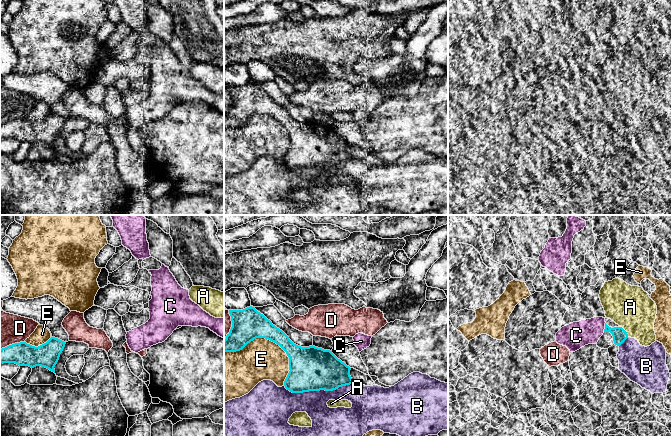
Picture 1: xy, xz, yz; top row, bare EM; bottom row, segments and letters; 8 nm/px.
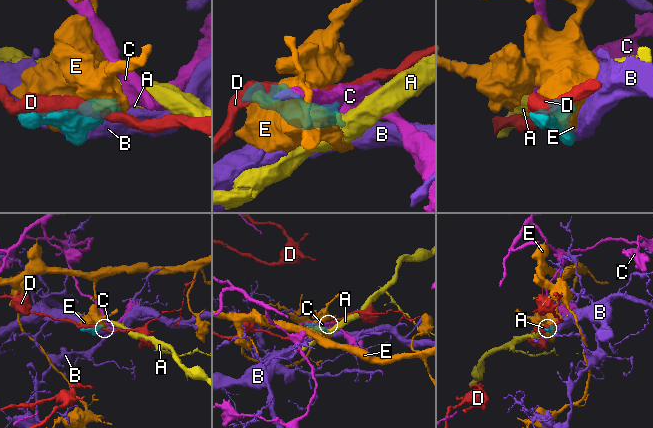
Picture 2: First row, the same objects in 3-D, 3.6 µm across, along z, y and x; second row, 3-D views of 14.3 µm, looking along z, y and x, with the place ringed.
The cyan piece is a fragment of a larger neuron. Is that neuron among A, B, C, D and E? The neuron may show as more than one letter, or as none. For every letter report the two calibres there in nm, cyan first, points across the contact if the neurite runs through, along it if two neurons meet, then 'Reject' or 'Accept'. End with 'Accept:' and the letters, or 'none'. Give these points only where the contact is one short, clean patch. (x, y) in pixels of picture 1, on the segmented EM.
A: Thickness 110 nm (cyan) against 340 nm. Reject
B: Thickness 360 nm (cyan) against 220 nm. Reject
C: Thickness 110 nm (cyan) against 220 nm. Accept
D: Thickness 260 nm (cyan) against 120 nm. Reject
E: Thickness 260 nm (cyan) against 340 nm. Reject
Accept: C

